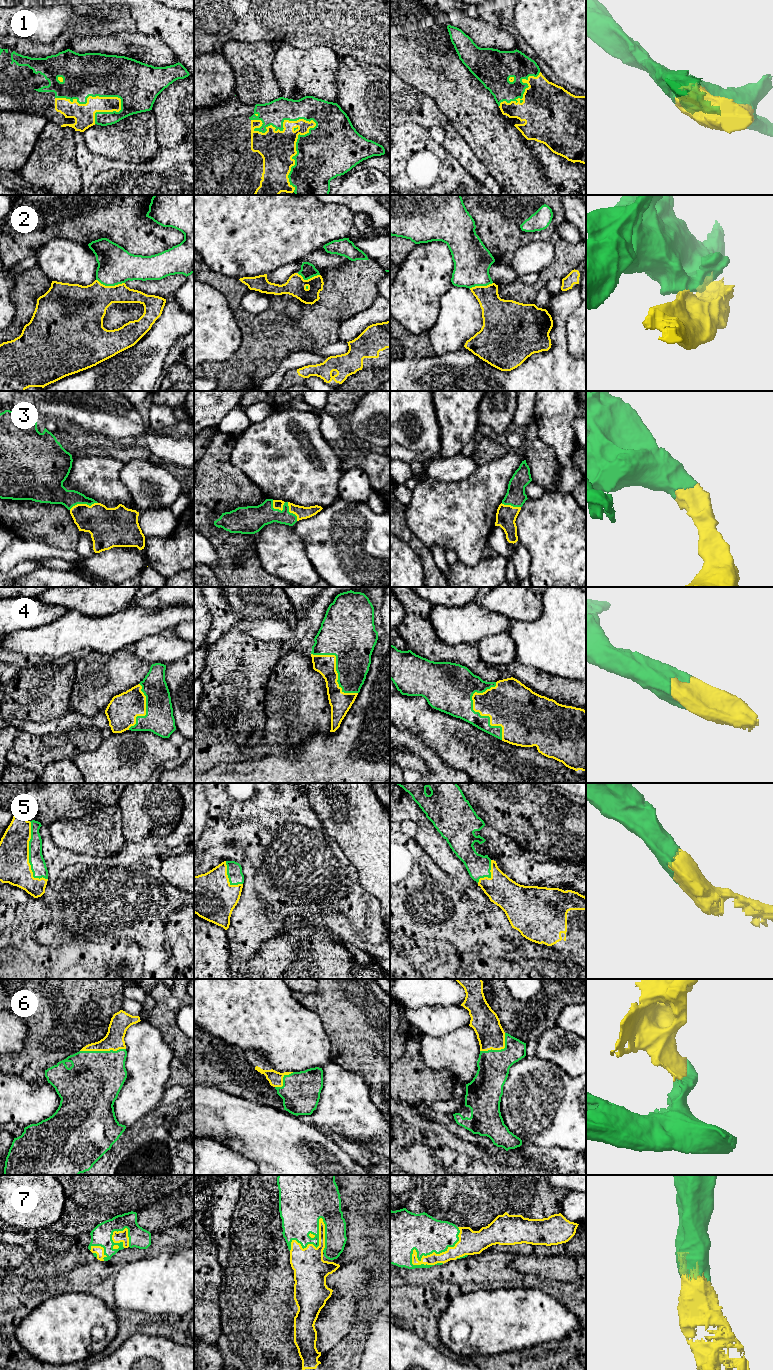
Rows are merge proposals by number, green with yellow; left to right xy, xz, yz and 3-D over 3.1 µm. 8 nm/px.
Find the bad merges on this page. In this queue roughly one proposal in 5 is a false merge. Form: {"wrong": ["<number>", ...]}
{"wrong": ["2"]}

